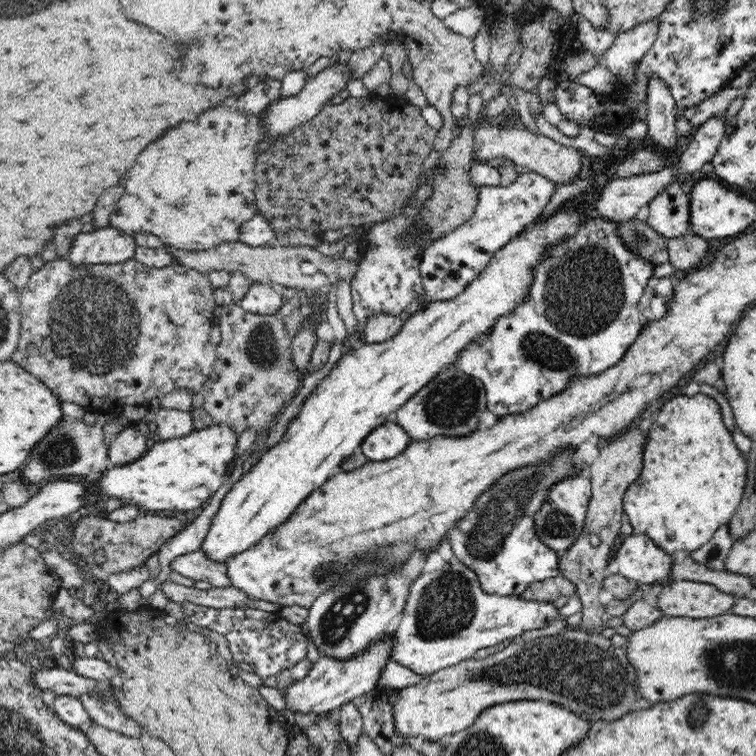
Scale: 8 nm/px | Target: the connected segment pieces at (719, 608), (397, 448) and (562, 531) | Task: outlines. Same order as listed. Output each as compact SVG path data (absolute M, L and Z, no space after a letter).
M692 581L664 584L656 602L665 616L693 619L722 615L734 604L731 594L711 584Z
M391 419L372 429L362 439L359 450L370 461L387 461L402 454L410 441L412 440L406 431Z
M568 475L549 486L547 495L533 514L537 537L554 551L566 550L581 533L586 505L591 495L591 480L580 475Z

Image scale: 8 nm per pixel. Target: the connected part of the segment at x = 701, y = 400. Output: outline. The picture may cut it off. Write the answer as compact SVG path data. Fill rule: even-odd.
M706 394L676 396L660 408L656 422L646 436L642 472L624 493L623 512L629 516L634 532L648 535L666 554L678 550L690 553L704 546L720 526L730 522L742 500L744 484L746 462L722 424L720 406Z

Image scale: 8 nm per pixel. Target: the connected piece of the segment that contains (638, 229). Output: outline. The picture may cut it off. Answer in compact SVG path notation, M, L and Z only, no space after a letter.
M634 217L627 221L620 221L616 229L618 229L616 237L634 256L654 267L668 263L669 256L666 250L668 239L658 235L646 221Z

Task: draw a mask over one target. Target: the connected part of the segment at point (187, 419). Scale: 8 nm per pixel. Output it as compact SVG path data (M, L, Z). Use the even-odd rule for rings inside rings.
M161 407L154 413L157 430L152 437L153 439L166 441L182 438L194 430L193 420L189 412Z

